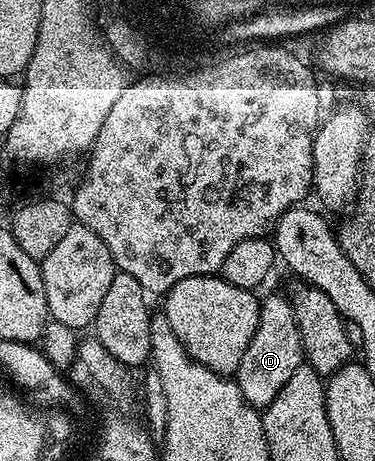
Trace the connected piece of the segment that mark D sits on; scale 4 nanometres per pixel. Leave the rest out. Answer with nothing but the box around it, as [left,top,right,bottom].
[234,294,305,408]

